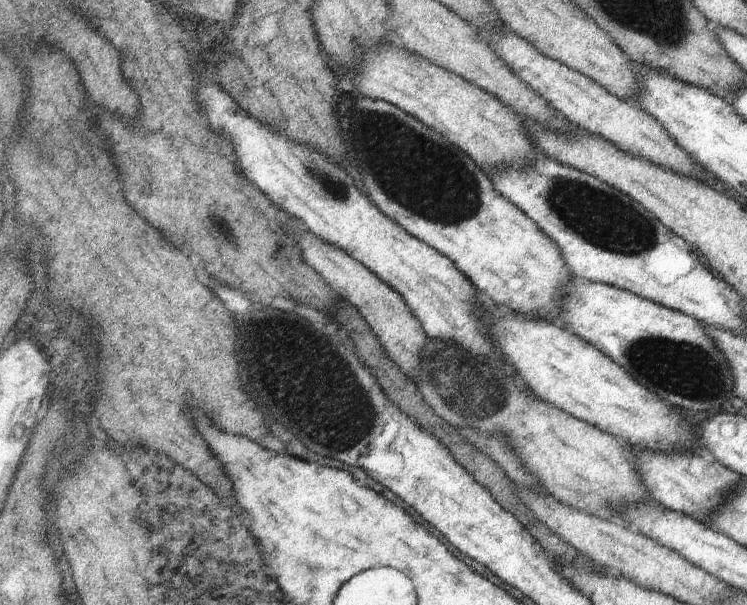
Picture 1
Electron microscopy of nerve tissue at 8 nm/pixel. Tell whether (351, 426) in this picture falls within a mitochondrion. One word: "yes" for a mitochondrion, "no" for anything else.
yes

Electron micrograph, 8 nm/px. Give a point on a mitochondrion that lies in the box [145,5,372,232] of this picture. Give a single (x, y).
(332, 187)

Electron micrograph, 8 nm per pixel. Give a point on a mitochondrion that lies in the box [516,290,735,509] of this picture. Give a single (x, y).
(658, 360)

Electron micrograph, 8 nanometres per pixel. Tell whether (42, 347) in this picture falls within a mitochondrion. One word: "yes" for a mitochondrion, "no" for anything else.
no

